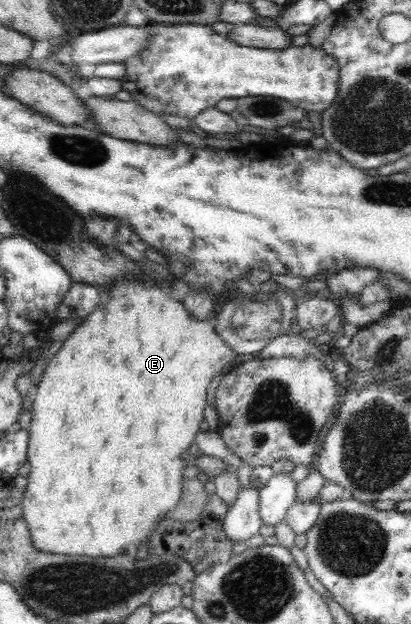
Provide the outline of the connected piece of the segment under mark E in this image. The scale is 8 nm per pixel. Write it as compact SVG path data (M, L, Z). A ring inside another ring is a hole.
M119 280L114 282L114 288L110 290L112 292L112 302L108 302L106 306L100 304L96 310L93 310L90 313L90 316L86 316L86 320L82 320L82 324L70 334L70 338L67 338L63 342L61 349L50 358L50 364L47 366L46 370L43 372L43 377L38 386L36 386L36 394L31 403L30 409L30 424L27 428L28 431L28 443L27 443L27 456L26 461L30 464L30 470L27 474L27 484L23 492L22 499L19 503L20 508L23 511L23 519L27 523L28 533L30 533L32 544L35 545L37 550L43 550L45 553L52 554L62 554L68 552L68 556L104 556L104 557L117 557L122 553L133 553L139 550L140 547L145 547L149 545L151 536L156 532L158 523L161 519L166 518L168 511L171 511L173 508L176 508L176 505L181 500L181 494L183 491L183 480L182 476L184 472L185 462L182 454L186 453L191 447L191 445L196 441L196 435L199 433L200 422L202 422L204 408L206 408L206 391L208 386L210 386L210 380L214 378L219 372L226 371L225 368L230 364L232 360L235 360L236 354L232 352L231 348L228 348L228 345L220 339L219 333L215 331L215 327L212 321L199 321L195 318L192 318L190 314L187 313L187 310L184 309L183 302L176 302L168 296L168 284L142 284L142 282L136 282L136 280Z

